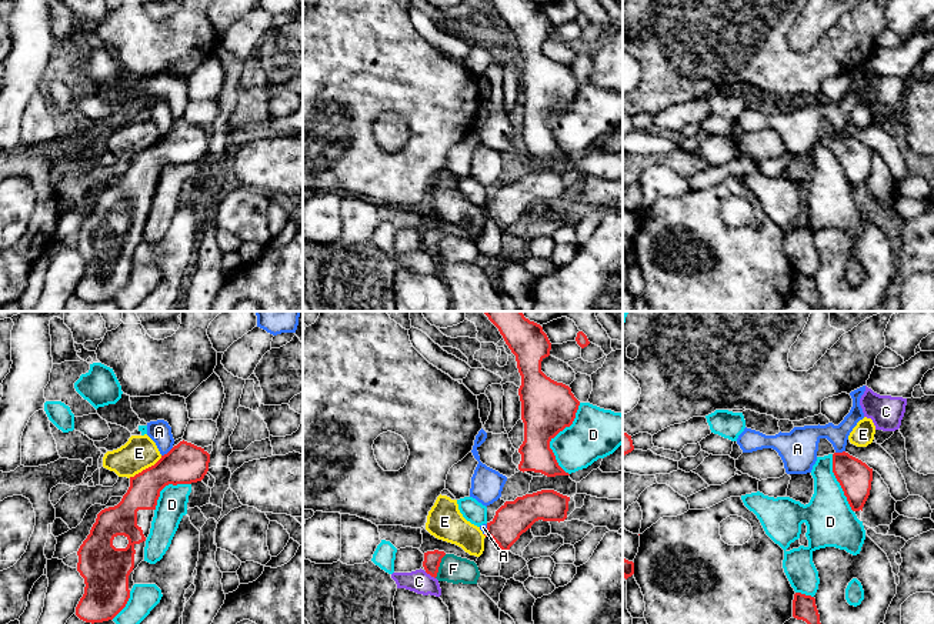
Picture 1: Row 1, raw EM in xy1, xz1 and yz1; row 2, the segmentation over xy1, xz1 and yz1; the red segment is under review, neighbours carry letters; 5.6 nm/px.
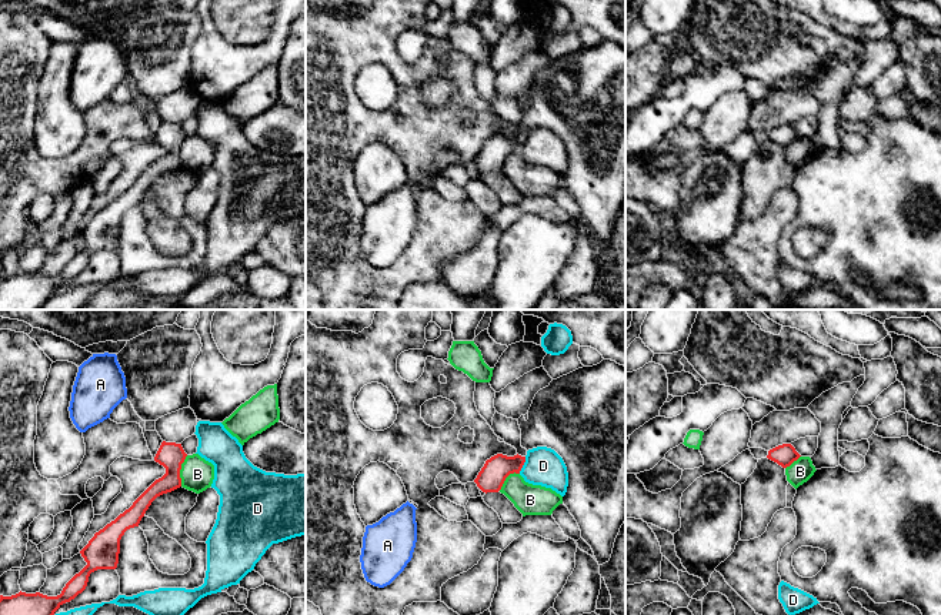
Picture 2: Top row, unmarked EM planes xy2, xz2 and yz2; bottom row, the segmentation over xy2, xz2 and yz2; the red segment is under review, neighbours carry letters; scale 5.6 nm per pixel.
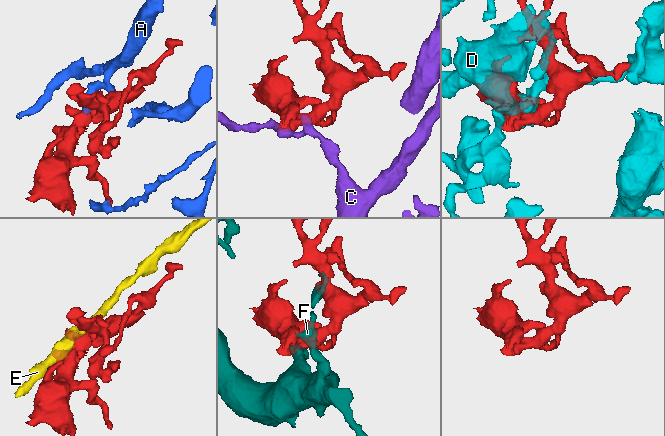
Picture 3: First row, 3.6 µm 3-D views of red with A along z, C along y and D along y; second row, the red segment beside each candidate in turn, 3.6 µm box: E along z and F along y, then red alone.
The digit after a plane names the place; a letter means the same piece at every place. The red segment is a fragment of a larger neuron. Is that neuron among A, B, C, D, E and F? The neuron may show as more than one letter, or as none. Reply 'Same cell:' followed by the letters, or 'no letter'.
Same cell: no letter

